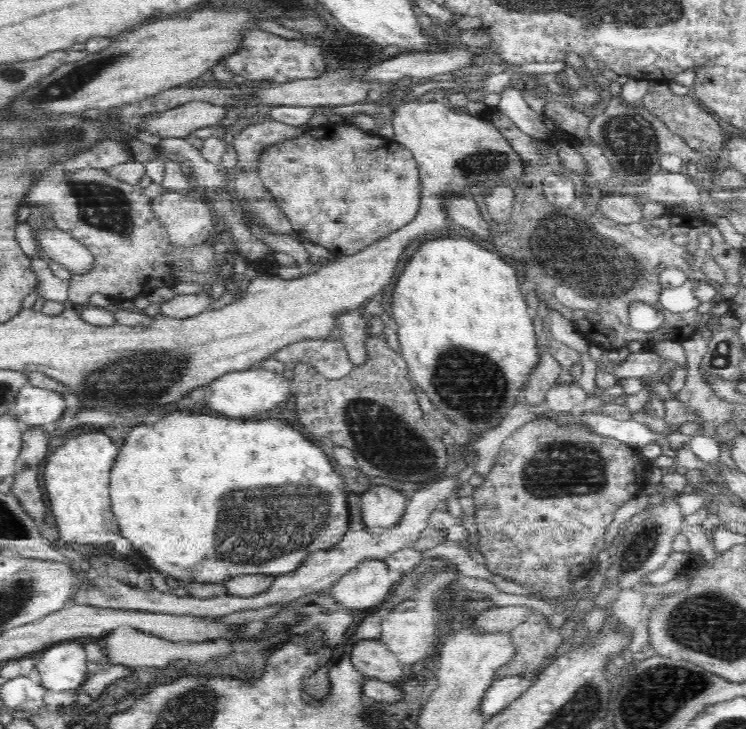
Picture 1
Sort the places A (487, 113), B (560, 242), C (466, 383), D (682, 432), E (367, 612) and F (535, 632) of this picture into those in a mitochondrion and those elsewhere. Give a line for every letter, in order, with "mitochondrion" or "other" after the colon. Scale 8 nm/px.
A: other
B: mitochondrion
C: mitochondrion
D: other
E: other
F: other

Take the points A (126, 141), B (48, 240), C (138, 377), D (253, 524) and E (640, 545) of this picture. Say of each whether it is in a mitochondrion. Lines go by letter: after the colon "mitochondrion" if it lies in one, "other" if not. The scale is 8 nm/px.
A: other
B: other
C: mitochondrion
D: mitochondrion
E: mitochondrion

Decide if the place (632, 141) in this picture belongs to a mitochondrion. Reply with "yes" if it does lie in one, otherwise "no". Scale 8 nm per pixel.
yes

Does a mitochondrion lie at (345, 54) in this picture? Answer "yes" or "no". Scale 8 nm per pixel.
no

